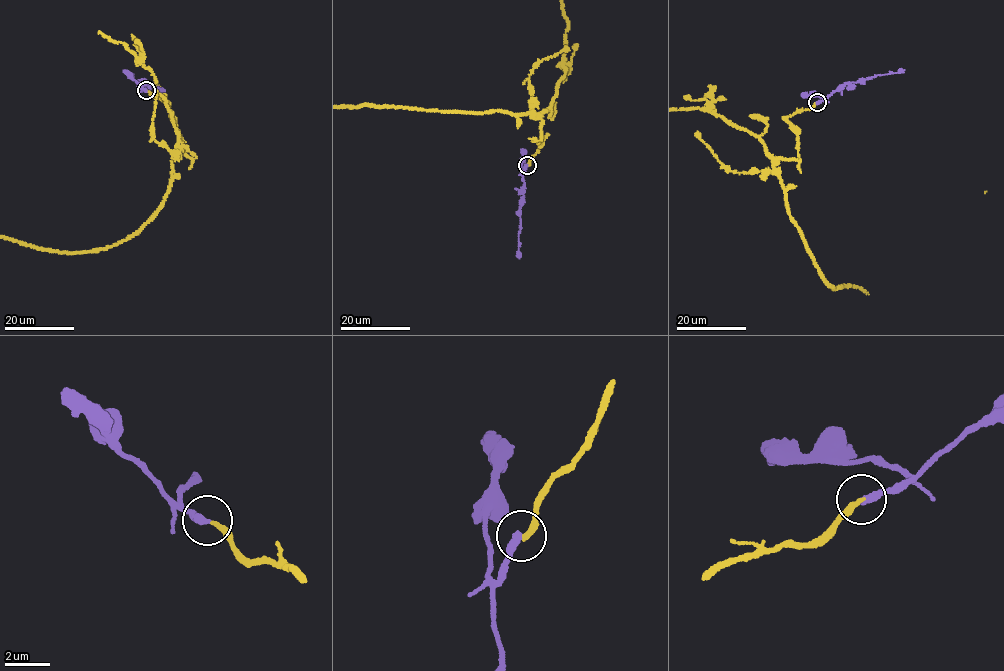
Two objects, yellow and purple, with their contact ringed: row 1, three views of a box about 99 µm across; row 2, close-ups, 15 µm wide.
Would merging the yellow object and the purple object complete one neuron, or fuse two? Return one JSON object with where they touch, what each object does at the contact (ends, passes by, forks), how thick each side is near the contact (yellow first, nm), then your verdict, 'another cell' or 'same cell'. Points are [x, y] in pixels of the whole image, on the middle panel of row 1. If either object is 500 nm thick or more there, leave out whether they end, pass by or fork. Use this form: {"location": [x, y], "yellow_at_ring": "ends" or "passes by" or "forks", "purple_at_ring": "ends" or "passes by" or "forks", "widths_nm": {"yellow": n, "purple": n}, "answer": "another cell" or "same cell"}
{"location": [527, 165], "yellow_at_ring": "ends", "purple_at_ring": "ends", "widths_nm": {"yellow": 240, "purple": 340}, "answer": "same cell"}

